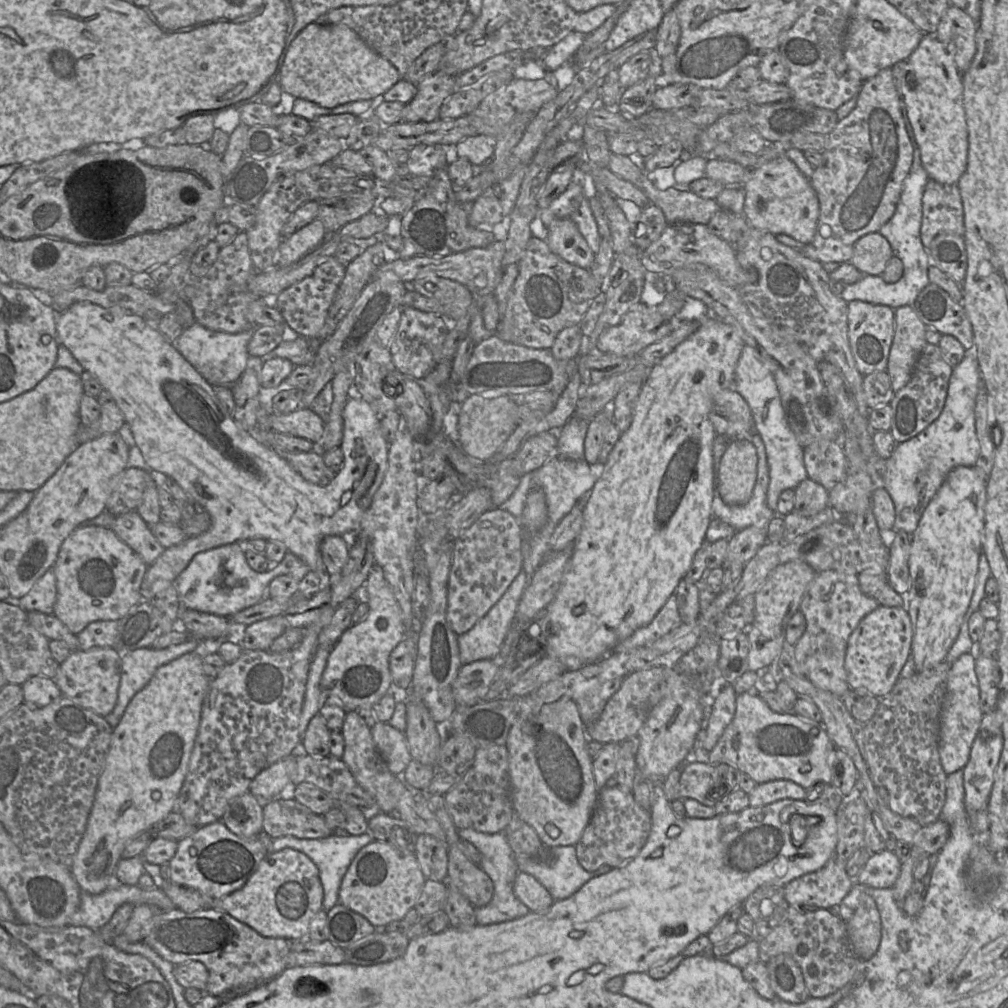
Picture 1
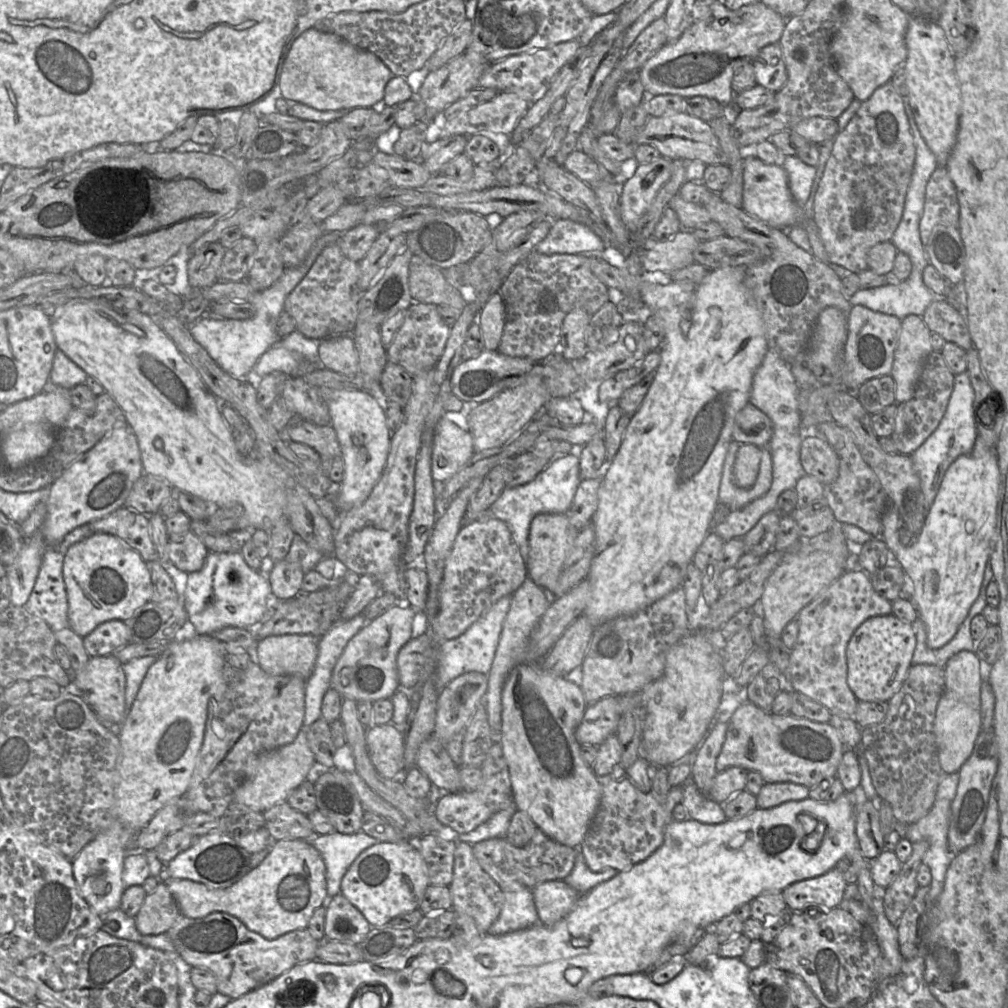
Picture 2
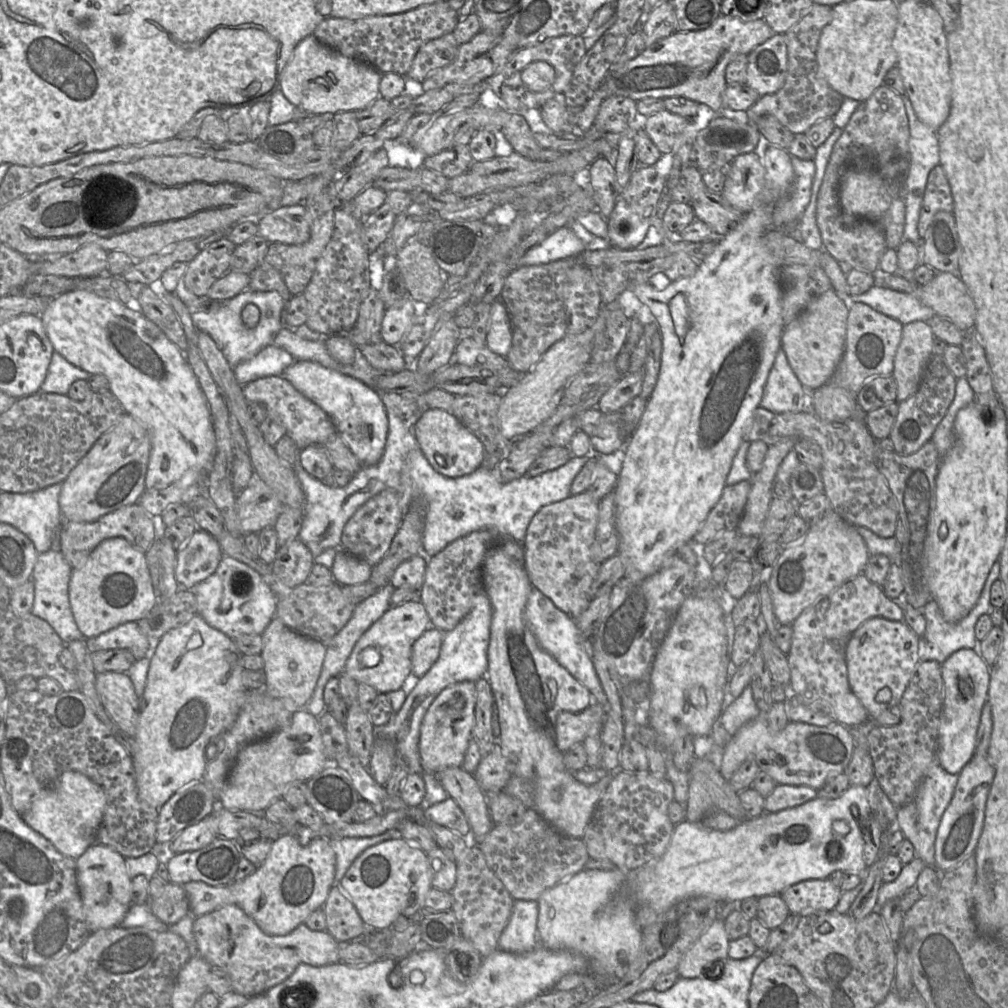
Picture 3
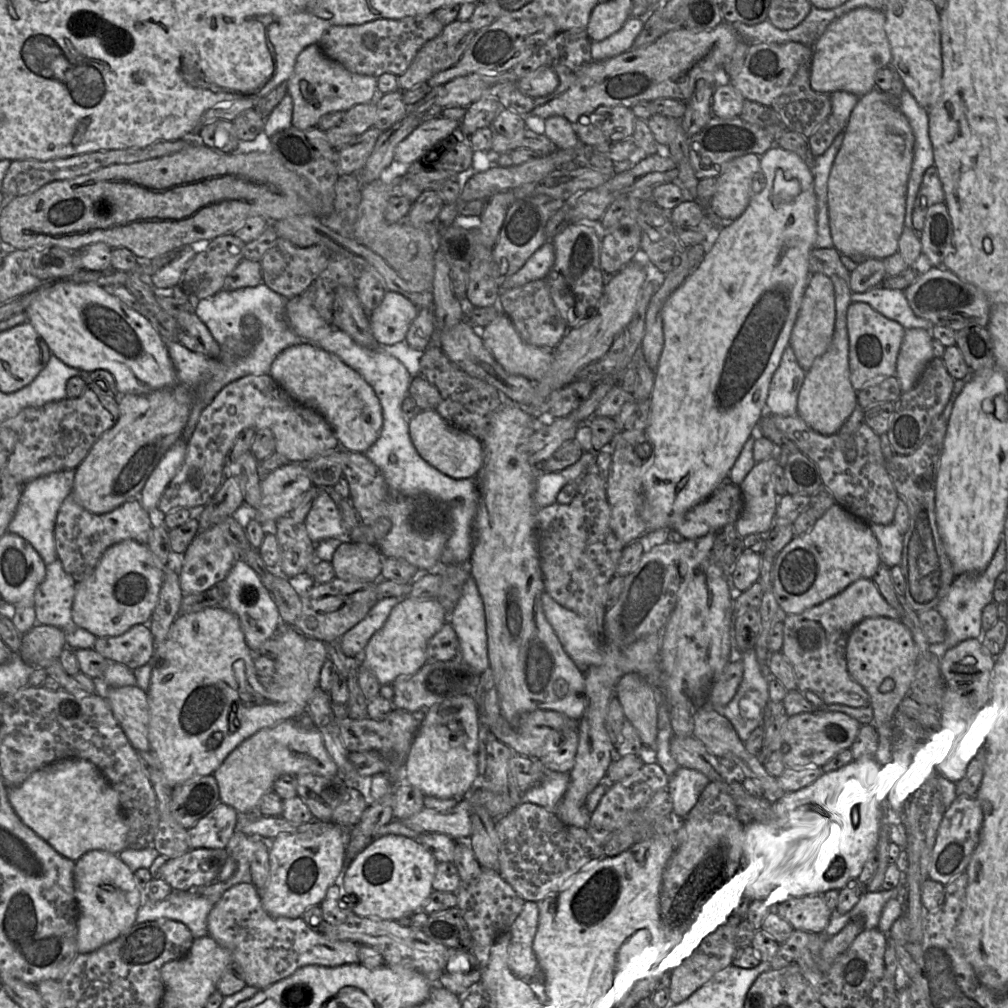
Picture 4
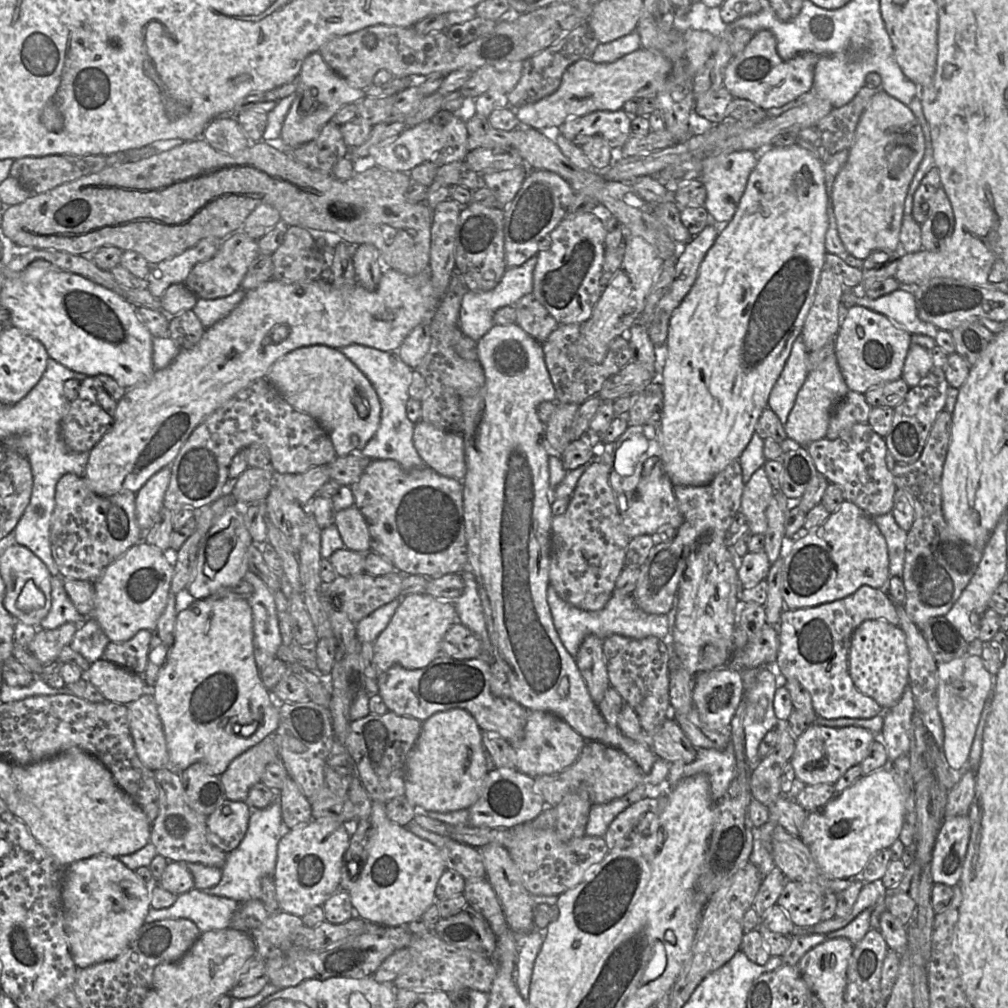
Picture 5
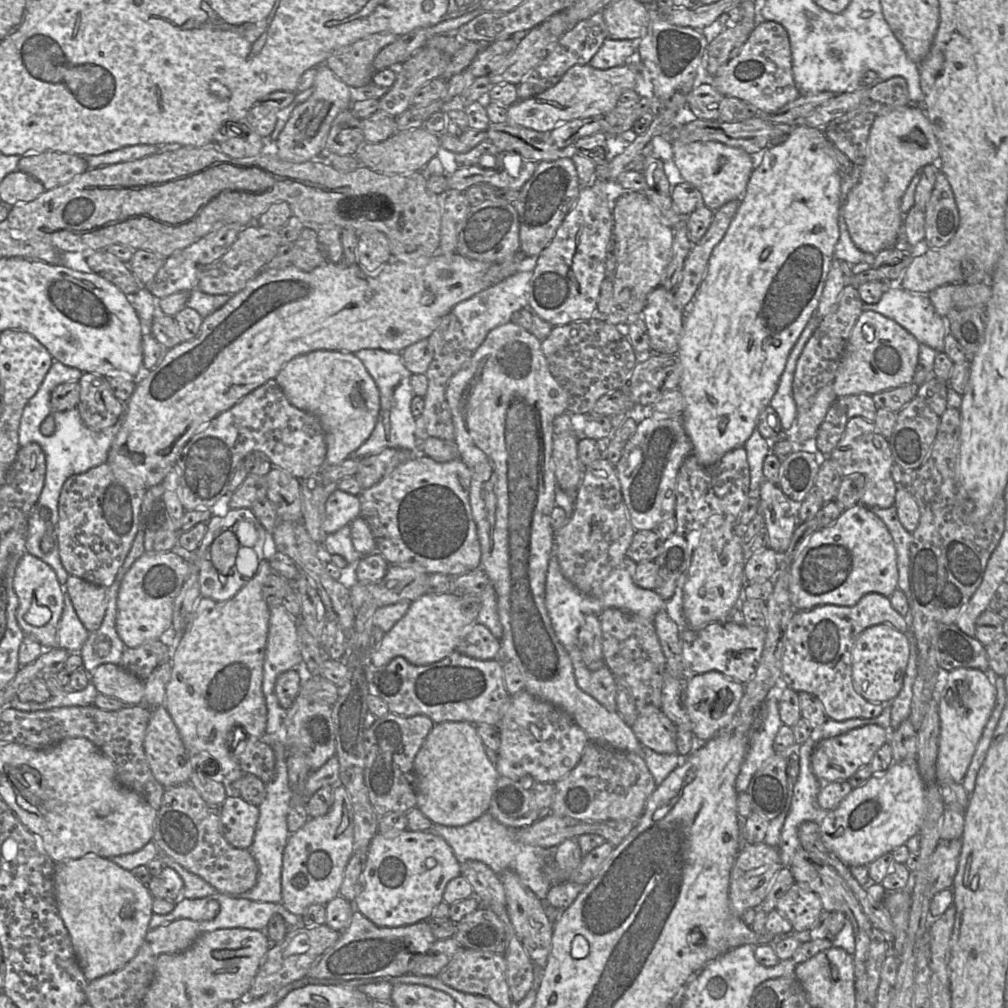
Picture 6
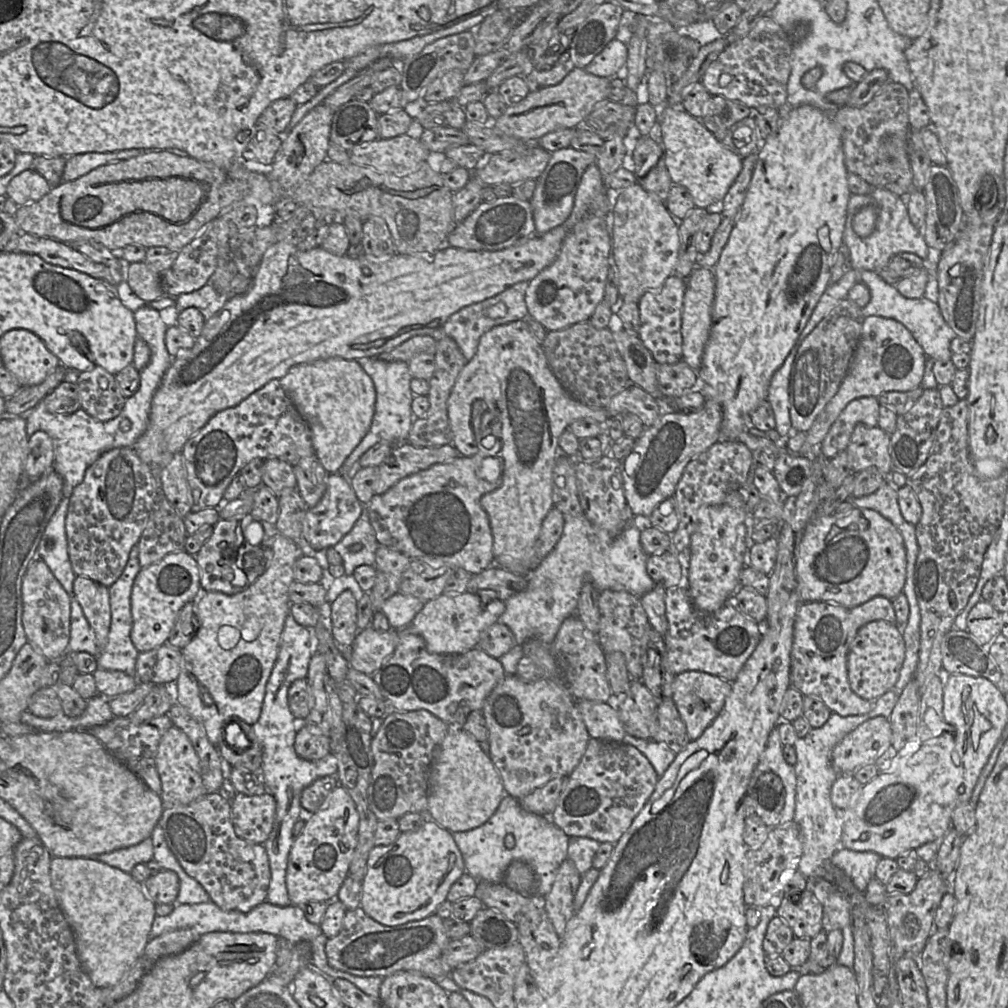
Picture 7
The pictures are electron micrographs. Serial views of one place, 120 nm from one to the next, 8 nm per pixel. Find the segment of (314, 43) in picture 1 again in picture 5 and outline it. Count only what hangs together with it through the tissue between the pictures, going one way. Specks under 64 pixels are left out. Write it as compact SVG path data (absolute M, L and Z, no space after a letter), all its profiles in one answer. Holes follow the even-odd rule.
M319 50L311 52L304 59L295 94L296 98L282 126L280 144L285 148L293 148L315 139L341 107L348 103L358 103L366 97L365 90L353 86L334 72Z

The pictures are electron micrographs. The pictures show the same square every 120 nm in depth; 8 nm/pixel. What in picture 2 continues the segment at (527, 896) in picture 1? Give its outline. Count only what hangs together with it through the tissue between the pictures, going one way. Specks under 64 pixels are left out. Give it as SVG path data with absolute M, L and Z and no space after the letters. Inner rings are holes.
M564 880L545 881L531 890L539 923L545 926L552 926L567 916L581 895Z

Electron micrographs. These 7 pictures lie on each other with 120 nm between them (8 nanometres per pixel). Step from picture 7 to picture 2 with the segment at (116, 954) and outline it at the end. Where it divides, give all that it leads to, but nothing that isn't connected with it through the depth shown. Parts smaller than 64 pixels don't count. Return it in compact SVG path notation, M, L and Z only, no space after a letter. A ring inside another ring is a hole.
M101 832L72 860L73 876L80 894L98 915L120 907L125 890L122 872L127 853L118 835Z

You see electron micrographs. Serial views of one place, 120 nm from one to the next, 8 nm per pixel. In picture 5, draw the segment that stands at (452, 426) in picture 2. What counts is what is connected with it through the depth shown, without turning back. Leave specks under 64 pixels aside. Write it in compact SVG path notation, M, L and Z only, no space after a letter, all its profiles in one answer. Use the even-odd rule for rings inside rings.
M420 419L414 426L413 443L425 465L442 476L464 479L466 462L461 434L439 429Z

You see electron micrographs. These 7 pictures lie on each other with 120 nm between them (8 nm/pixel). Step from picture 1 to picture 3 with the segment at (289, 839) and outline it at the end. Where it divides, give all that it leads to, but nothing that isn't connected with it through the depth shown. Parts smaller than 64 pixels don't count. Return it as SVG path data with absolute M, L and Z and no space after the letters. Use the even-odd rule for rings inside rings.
M397 829L386 831L371 837L345 837L329 841L336 854L334 884L339 884L354 860L366 849L383 841L401 838Z

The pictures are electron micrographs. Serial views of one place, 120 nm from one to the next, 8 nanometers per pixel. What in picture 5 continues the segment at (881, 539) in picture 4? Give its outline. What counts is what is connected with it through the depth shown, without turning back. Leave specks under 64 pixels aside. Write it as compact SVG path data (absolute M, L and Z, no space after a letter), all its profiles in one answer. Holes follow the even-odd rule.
M892 512L872 518L887 543L890 577L896 576L902 578L907 532L896 523Z

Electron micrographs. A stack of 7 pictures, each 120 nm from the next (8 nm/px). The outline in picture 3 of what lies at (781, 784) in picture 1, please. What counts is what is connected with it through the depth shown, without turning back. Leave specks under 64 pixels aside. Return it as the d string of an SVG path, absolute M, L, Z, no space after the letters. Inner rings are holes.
M778 784L773 792L765 797L764 809L767 813L776 813L802 805L817 797L817 790L809 786Z

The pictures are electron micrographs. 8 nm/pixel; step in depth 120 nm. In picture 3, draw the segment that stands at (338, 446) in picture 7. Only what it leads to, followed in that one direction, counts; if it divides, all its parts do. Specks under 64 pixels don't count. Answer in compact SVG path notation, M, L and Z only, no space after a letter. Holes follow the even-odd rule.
M294 361L281 376L326 412L339 437L363 467L380 461L388 436L388 417L384 403L374 388L312 361Z

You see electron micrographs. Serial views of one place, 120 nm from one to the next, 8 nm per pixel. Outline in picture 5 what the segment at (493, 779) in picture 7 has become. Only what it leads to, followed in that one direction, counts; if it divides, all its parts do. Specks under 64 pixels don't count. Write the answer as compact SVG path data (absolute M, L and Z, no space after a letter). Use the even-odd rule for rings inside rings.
M462 708L433 714L423 721L422 729L405 762L405 794L418 811L452 812L469 809L479 798L488 773L482 744L482 730L474 717Z

